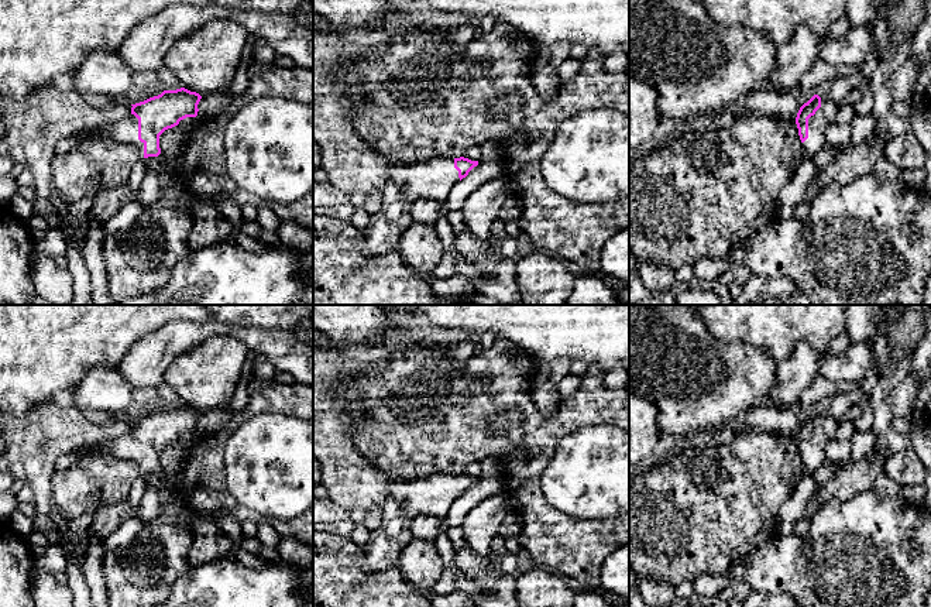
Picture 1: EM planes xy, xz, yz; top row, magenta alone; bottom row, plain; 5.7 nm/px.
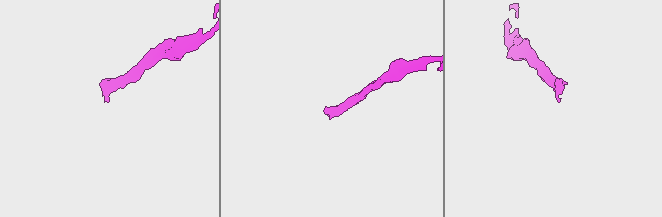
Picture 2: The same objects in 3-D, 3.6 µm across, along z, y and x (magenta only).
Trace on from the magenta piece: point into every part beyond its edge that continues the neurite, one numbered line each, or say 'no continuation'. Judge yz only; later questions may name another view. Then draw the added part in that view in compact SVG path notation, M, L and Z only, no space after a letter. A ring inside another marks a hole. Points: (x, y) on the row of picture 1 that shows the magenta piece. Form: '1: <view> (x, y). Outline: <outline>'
1: yz (825, 116). Outline: M821 97L821 107L808 119L808 138L803 143L808 160L827 145L825 130L838 123L836 110L836 103Z

